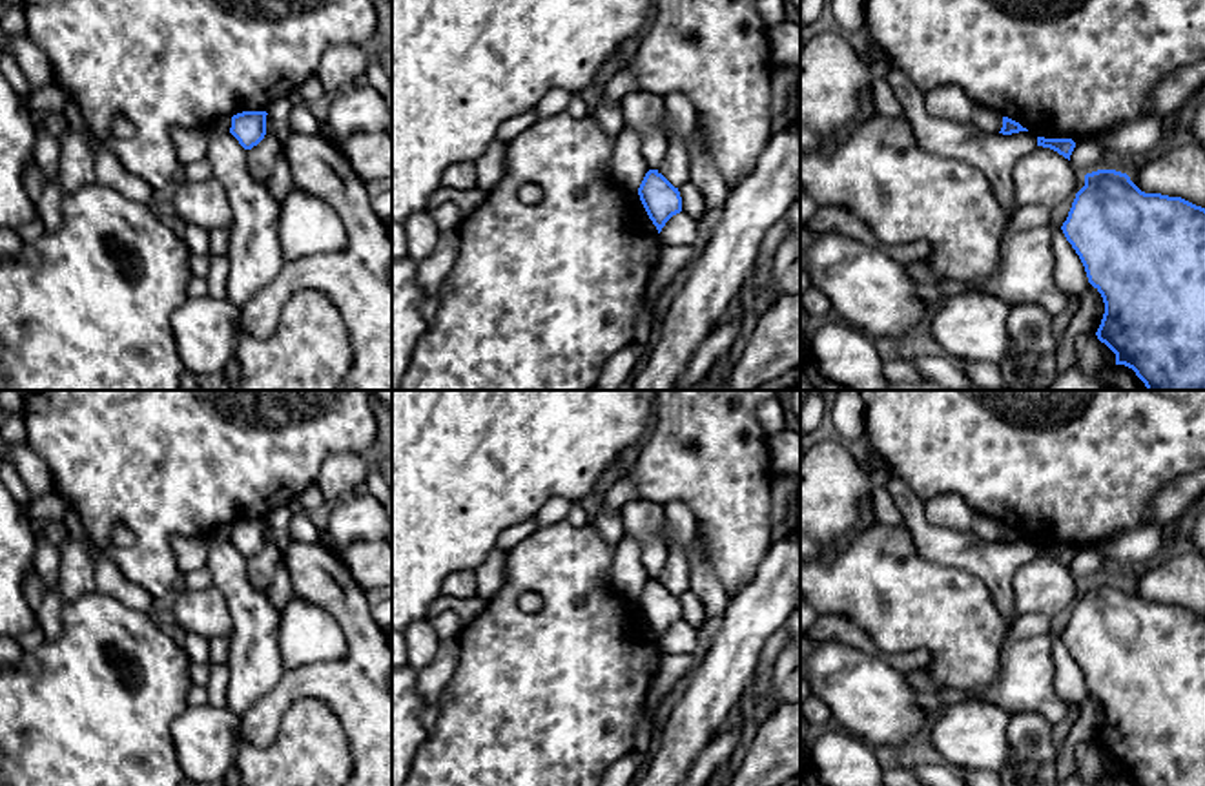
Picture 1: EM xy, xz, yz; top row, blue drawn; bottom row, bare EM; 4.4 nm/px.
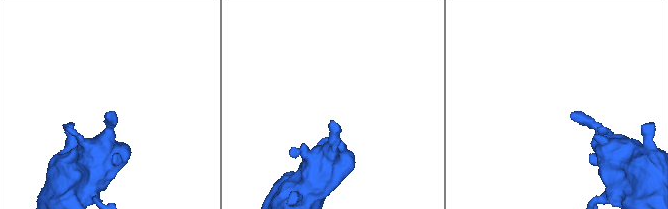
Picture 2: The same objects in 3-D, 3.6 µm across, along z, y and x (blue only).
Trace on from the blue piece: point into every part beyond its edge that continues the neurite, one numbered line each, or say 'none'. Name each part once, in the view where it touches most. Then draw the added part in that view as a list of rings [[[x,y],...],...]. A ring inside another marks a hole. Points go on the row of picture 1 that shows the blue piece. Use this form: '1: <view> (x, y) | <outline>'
none

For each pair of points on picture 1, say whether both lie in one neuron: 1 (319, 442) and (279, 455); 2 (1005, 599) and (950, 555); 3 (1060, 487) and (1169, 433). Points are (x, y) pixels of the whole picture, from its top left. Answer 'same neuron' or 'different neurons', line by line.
1: same neuron
2: same neuron
3: same neuron

